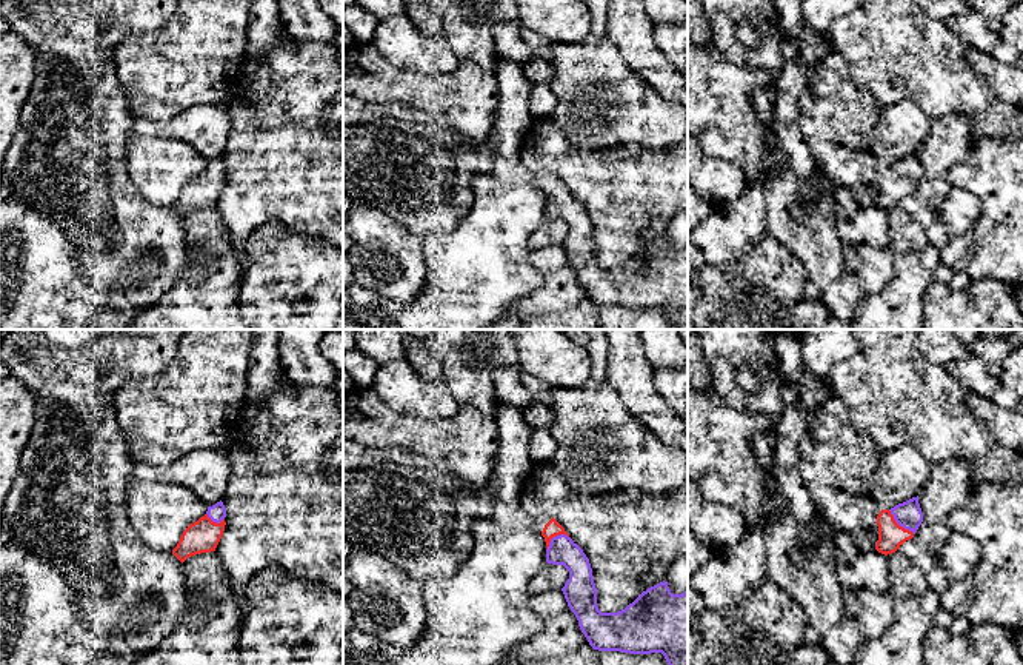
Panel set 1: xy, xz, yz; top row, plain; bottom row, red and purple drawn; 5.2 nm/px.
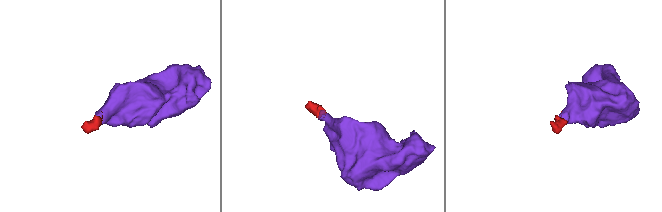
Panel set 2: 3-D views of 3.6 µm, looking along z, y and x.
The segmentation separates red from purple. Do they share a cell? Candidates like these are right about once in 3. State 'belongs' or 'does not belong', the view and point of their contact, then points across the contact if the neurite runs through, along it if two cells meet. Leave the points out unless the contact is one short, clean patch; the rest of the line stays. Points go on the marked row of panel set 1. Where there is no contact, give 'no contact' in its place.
belongs | yz (899, 525) | across yz (891, 534), (899, 525), (908, 514)

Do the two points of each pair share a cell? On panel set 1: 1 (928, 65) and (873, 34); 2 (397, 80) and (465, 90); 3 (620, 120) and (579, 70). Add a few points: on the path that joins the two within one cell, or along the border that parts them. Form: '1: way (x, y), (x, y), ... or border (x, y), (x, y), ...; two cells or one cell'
1: way (914, 57), (899, 53), (886, 40); one cell
2: way (414, 90), (448, 90); one cell
3: way (608, 108), (588, 82); one cell

